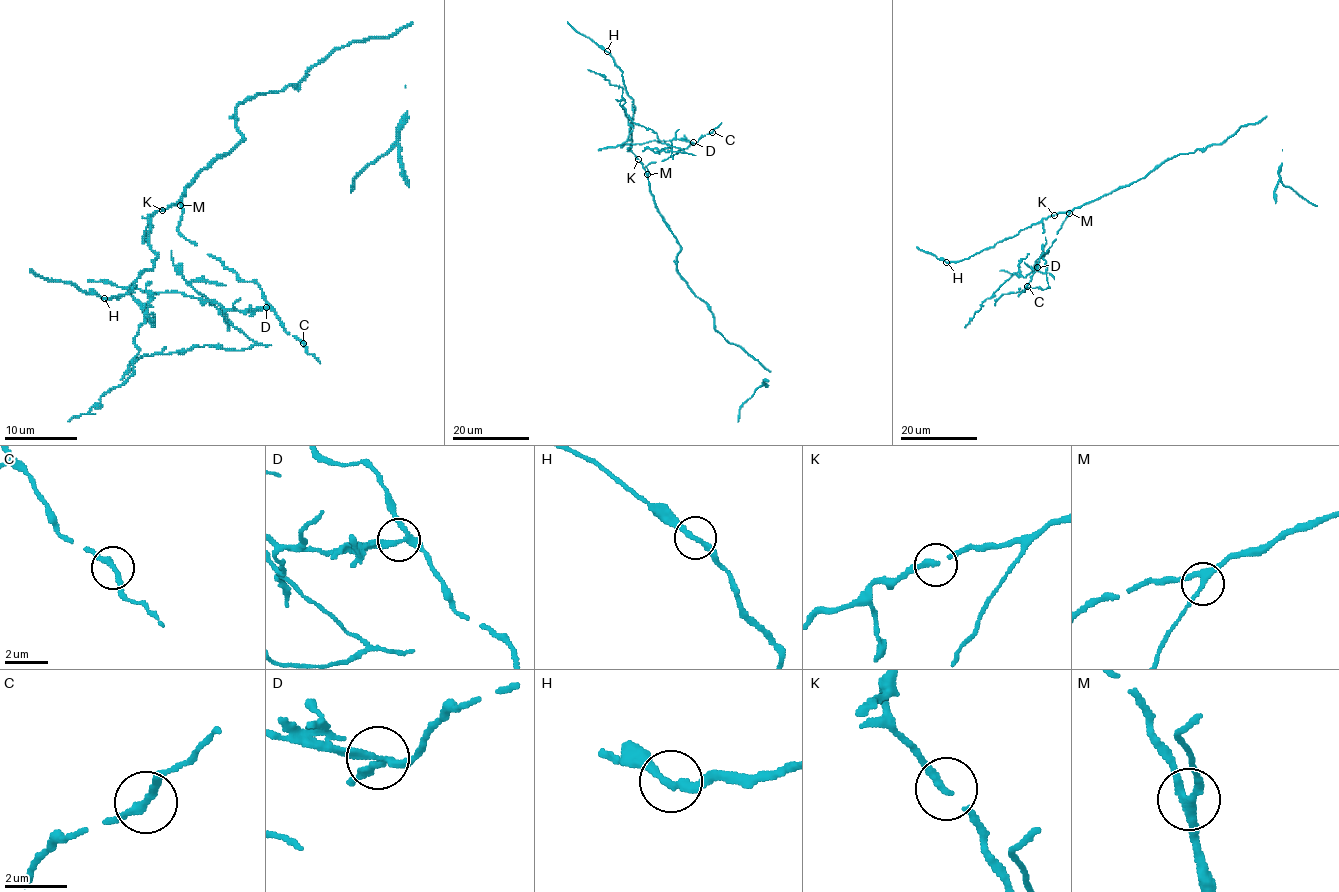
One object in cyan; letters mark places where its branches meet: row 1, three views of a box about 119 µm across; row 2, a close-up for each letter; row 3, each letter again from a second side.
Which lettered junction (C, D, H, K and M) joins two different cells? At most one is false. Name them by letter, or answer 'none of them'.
D

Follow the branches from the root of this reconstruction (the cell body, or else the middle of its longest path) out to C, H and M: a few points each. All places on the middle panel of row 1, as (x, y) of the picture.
C: (658, 208), (650, 191), (646, 167), (667, 159), (713, 132)
H: (658, 208), (645, 169), (631, 149), (634, 100), (626, 90), (622, 70), (607, 51)
M: (658, 208), (647, 174)

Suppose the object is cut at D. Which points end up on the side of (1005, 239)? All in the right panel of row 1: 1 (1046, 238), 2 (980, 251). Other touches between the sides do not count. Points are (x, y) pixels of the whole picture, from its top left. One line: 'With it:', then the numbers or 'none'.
With it: 2

